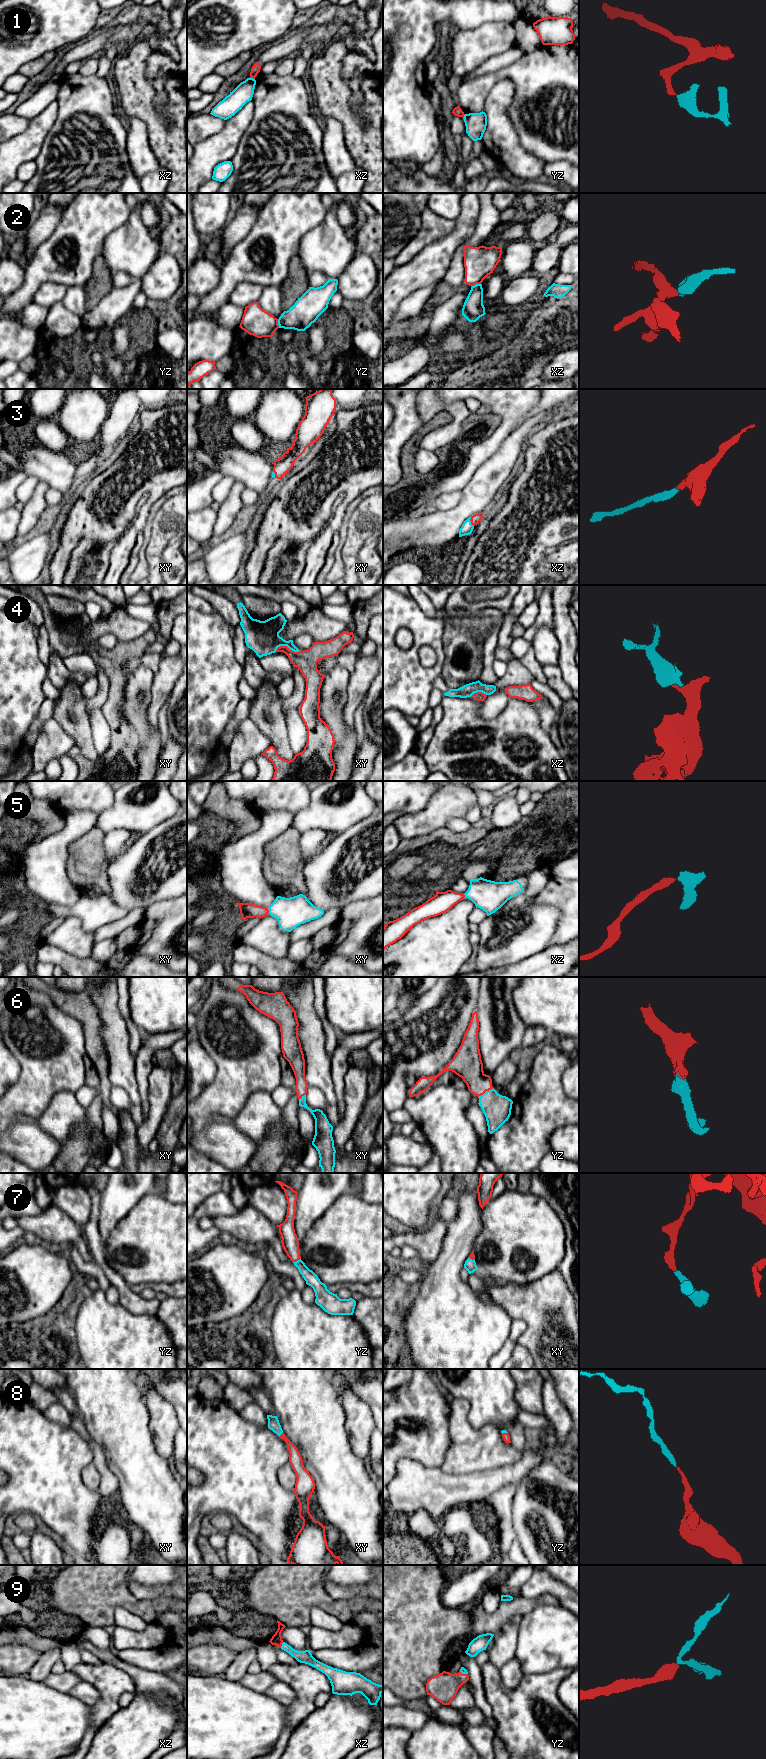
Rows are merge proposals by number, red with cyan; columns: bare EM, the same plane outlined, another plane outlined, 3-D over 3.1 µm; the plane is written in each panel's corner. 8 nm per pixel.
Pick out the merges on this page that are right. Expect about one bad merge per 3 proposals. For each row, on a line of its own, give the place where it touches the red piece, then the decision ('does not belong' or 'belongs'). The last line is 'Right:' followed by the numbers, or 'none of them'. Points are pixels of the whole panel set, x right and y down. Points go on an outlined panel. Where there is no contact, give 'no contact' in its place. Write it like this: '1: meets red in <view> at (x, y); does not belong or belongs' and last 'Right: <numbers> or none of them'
1: meets red in xz at (252, 77); does not belong
2: meets red in xz at (475, 284); does not belong
3: meets red in xz at (471, 522); belongs
4: meets red in xy at (286, 646); belongs
5: meets red in xy at (268, 912); belongs
6: meets red in yz at (485, 1091); belongs
7: meets red in yz at (296, 1260); belongs
8: meets red in xy at (281, 1434); belongs
9: meets red in xz at (281, 1645); belongs
Right: 3, 4, 5, 6, 7, 8, 9

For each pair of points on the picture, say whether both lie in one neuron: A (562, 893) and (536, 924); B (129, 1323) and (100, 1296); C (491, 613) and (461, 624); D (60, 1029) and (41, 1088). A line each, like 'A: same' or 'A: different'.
A: different
B: same
C: same
D: same

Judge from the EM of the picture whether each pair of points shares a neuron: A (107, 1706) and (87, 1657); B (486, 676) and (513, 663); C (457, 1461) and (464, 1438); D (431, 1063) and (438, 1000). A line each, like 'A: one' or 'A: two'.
A: two
B: two
C: one
D: one

